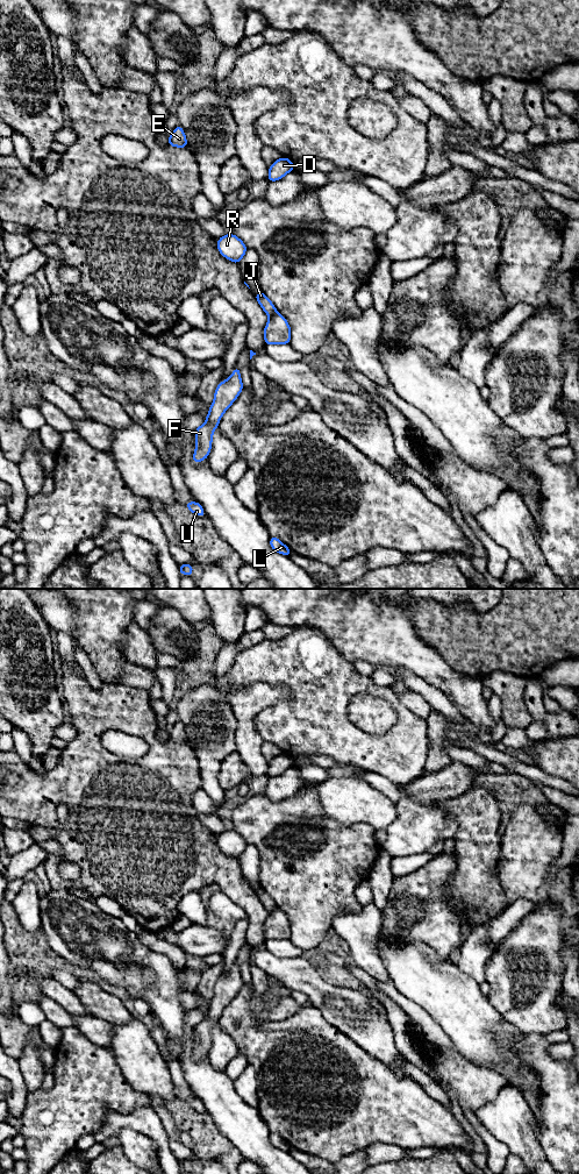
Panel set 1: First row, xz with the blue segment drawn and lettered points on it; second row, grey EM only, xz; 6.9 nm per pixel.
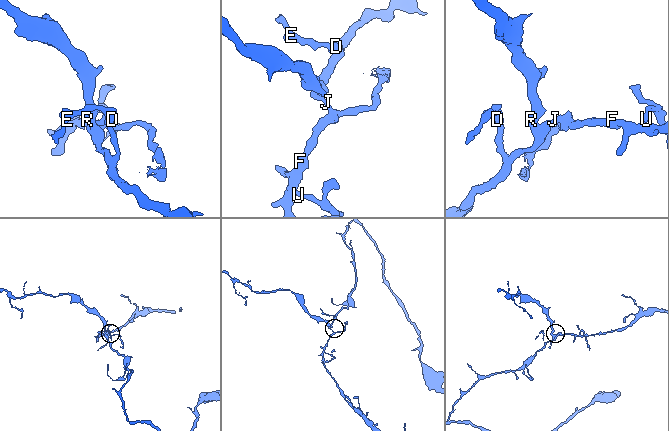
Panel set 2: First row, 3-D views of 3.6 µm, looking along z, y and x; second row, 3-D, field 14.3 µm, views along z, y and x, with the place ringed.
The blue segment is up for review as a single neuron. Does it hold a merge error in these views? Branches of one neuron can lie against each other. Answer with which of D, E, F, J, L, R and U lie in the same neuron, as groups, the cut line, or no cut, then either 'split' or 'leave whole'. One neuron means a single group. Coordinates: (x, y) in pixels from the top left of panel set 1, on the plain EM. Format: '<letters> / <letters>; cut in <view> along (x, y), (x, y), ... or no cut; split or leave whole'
D E J R / F L U; cut in xz along (277, 908), (270, 912); split

